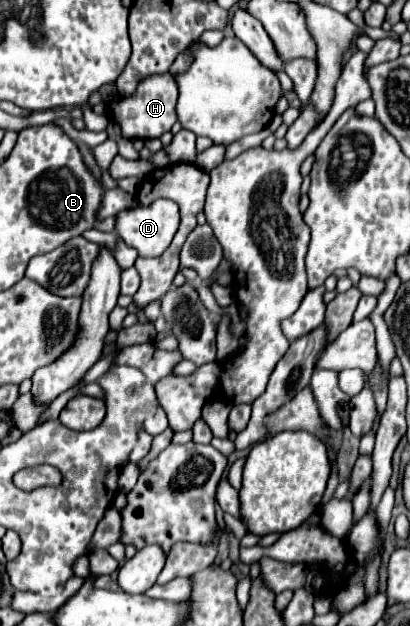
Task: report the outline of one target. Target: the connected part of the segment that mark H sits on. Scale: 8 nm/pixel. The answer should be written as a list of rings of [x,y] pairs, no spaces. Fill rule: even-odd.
[[[160,74],[150,76],[148,80],[142,80],[136,94],[118,102],[112,102],[108,106],[108,116],[114,116],[120,126],[122,134],[126,138],[160,138],[162,132],[170,130],[176,122],[176,98],[178,98],[178,86],[174,84],[174,76]]]

